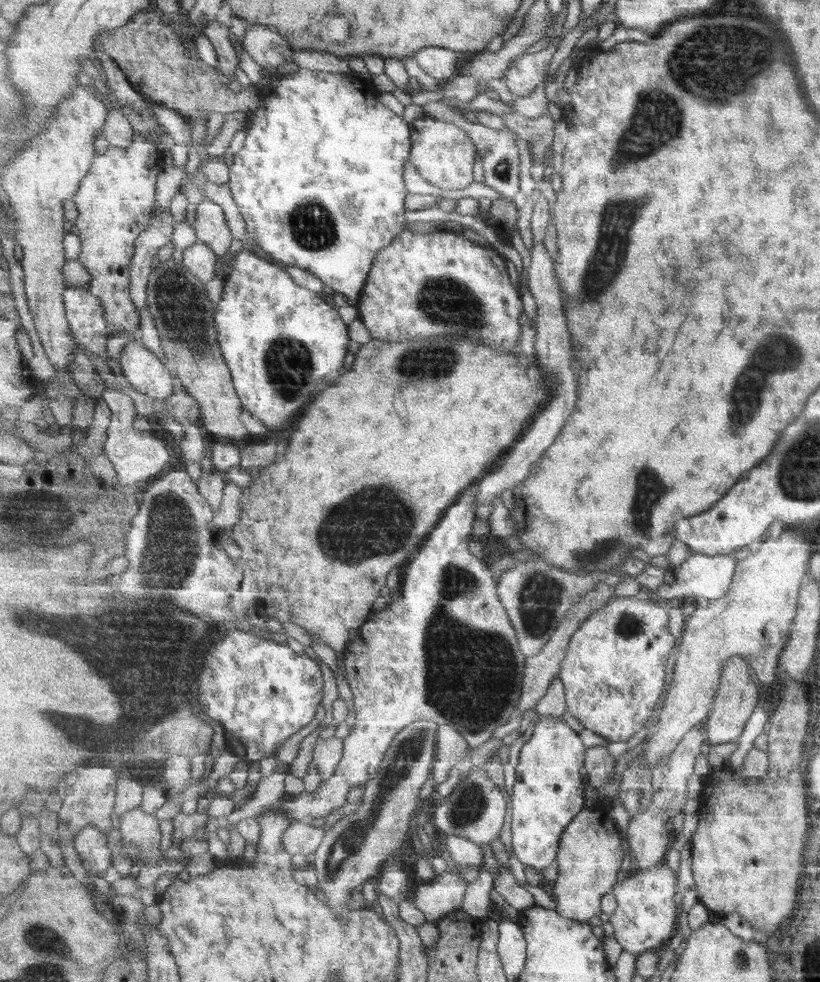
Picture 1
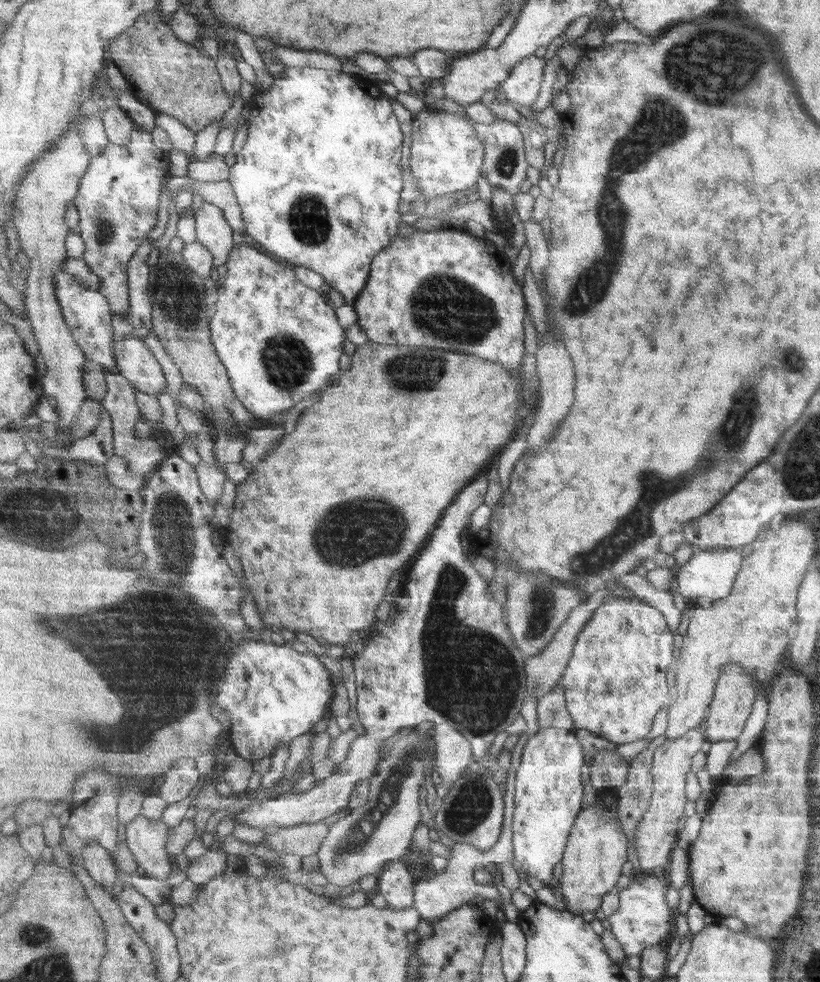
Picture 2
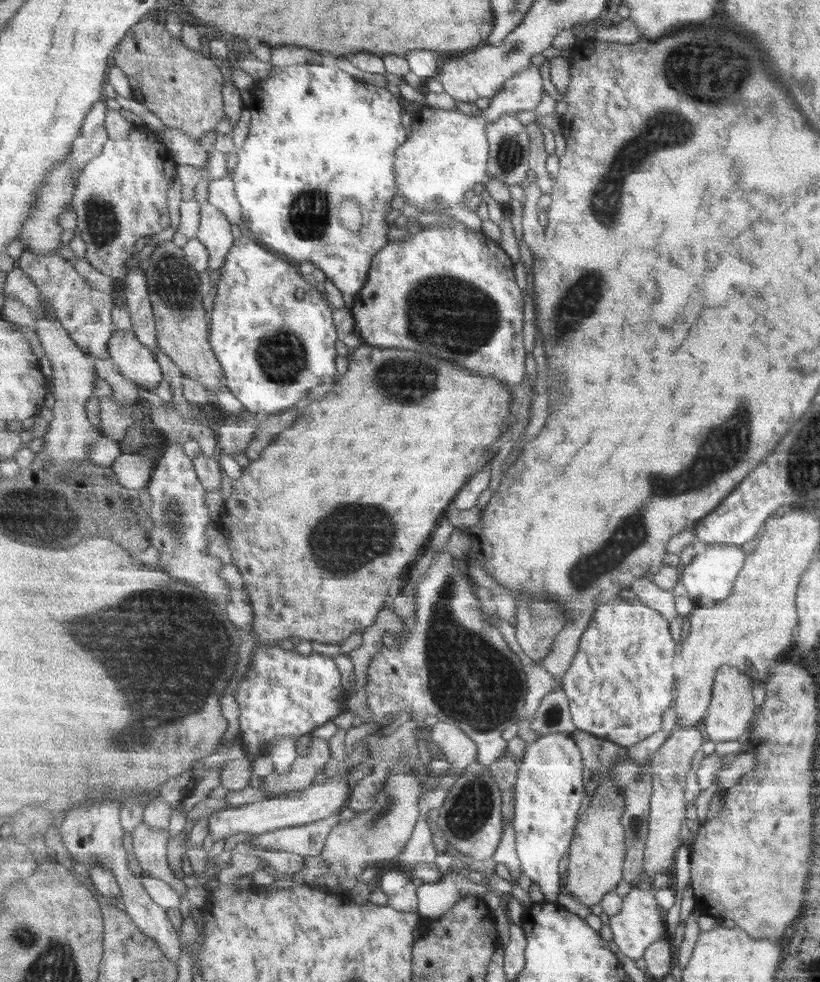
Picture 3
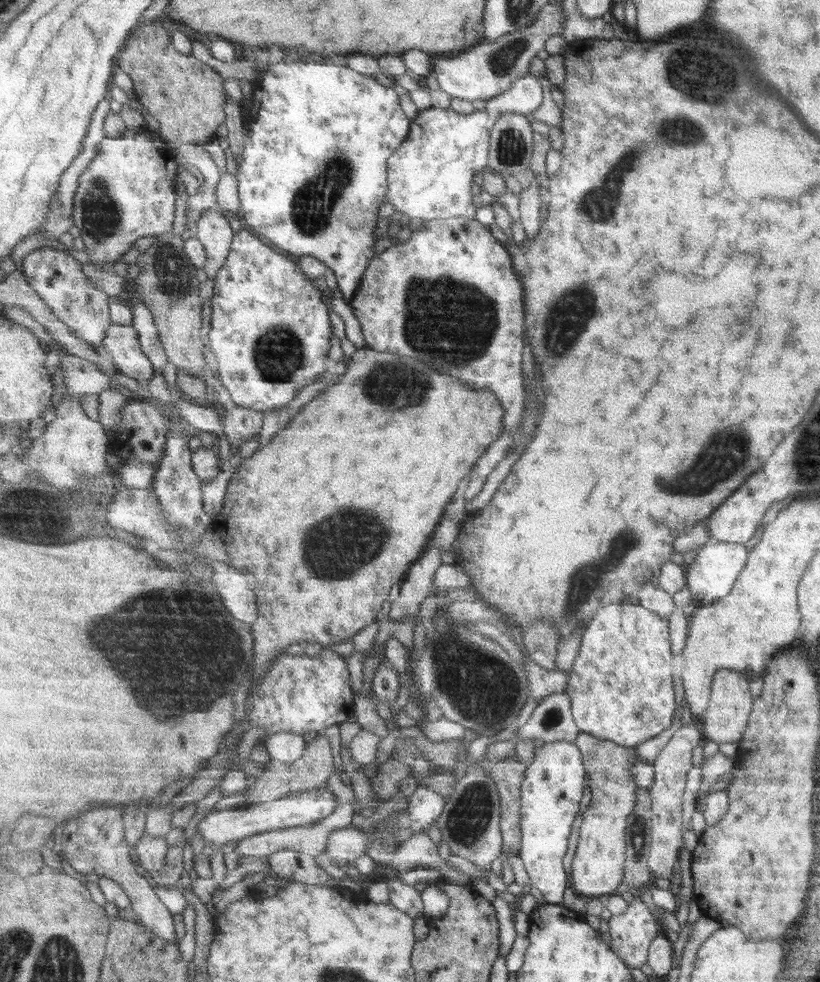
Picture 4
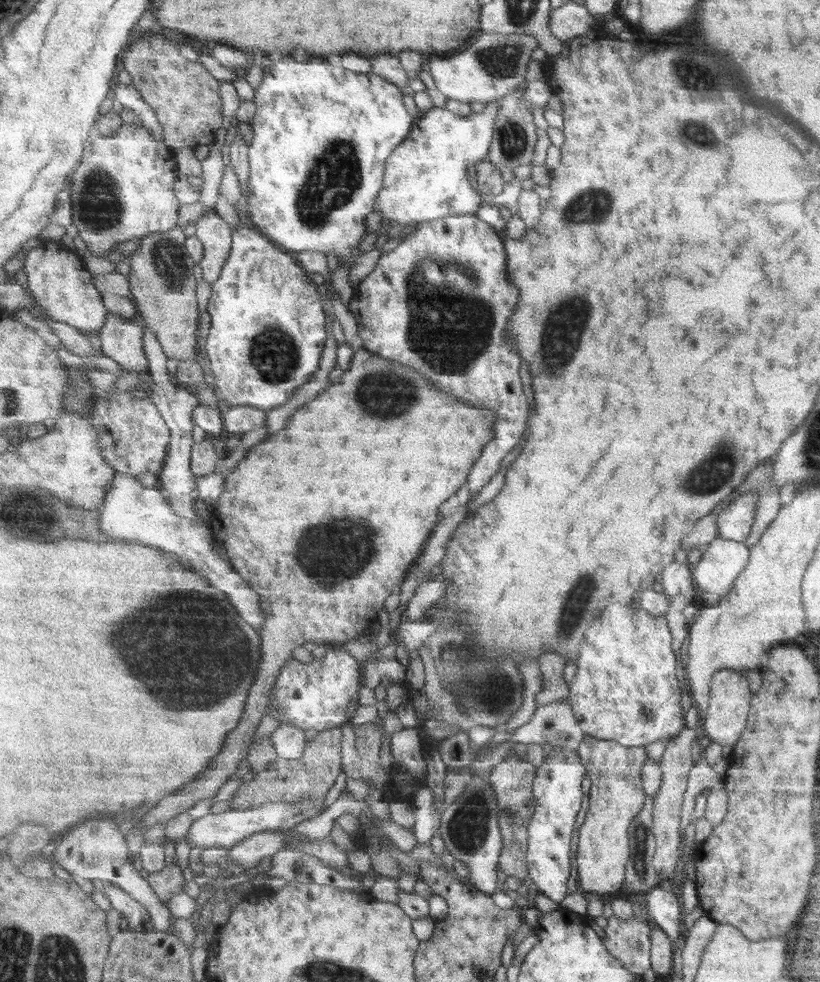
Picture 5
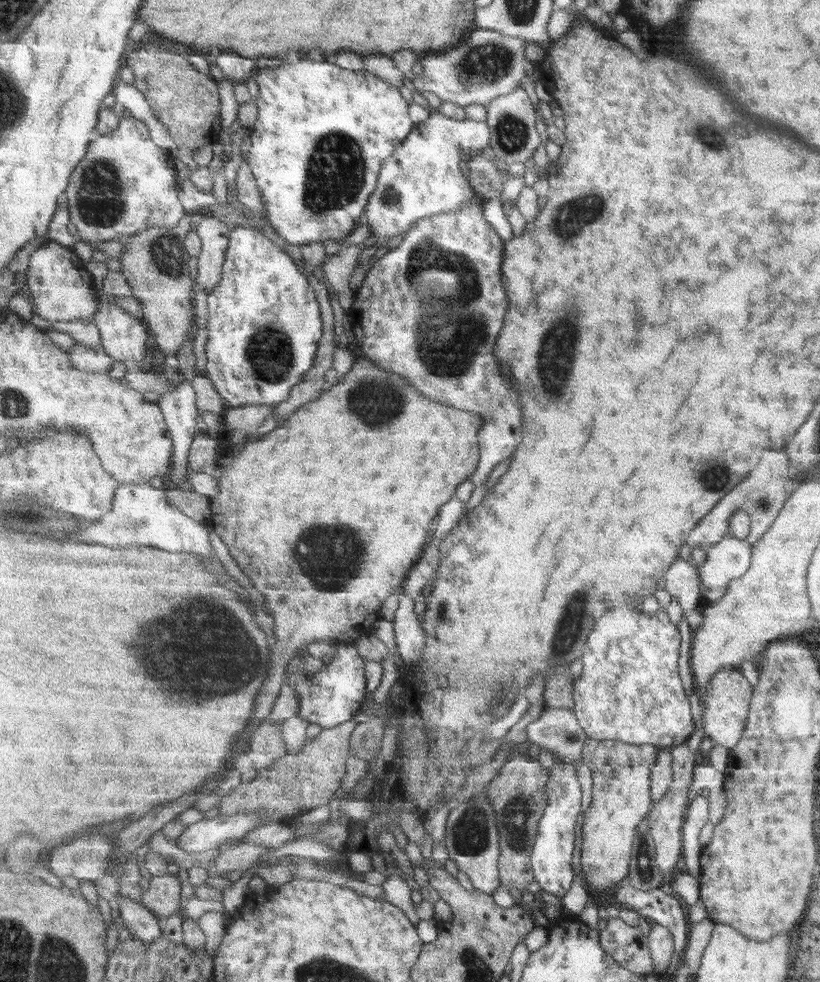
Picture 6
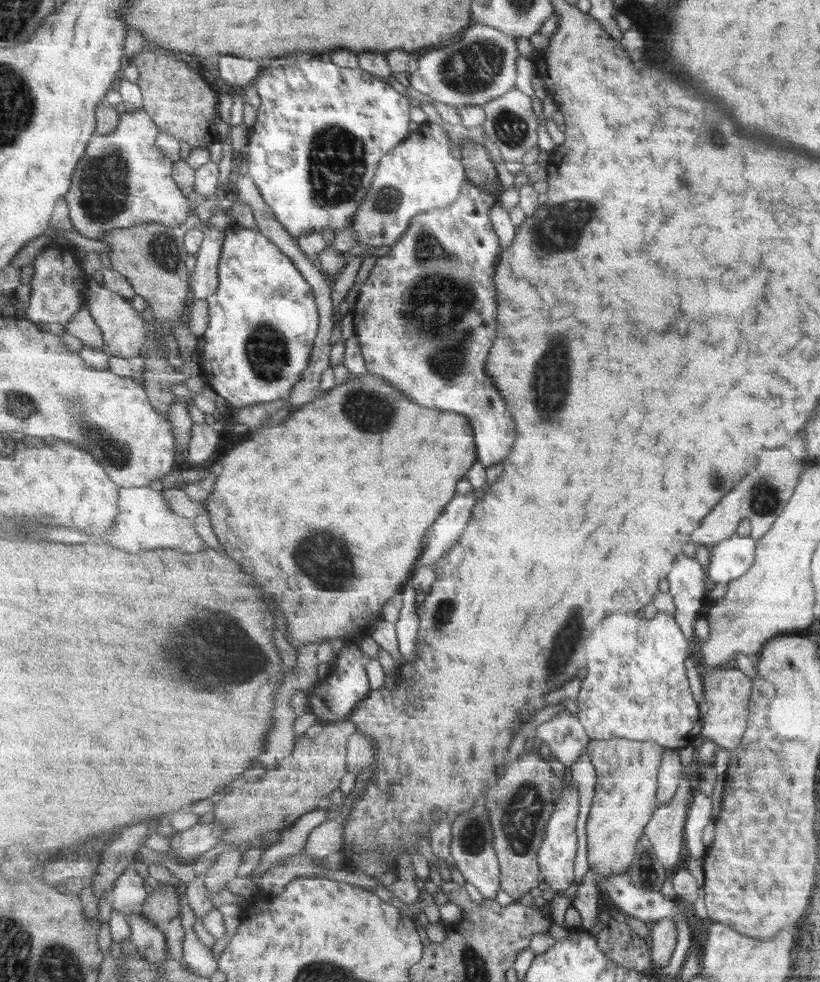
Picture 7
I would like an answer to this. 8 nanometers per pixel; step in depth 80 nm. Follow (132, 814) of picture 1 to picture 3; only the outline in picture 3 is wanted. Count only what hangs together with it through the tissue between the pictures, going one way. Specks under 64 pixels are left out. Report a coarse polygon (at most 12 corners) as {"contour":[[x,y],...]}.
{"contour":[[142,822],[132,835],[143,871],[165,880],[183,899],[185,882],[168,860],[167,829]]}

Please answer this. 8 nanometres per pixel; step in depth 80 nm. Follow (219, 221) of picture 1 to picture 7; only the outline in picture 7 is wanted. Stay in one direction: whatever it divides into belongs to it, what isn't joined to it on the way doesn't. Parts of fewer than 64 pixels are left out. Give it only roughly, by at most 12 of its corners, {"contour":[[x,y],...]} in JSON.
{"contour":[[203,227],[204,242],[192,272],[193,299],[220,285],[226,230]]}

